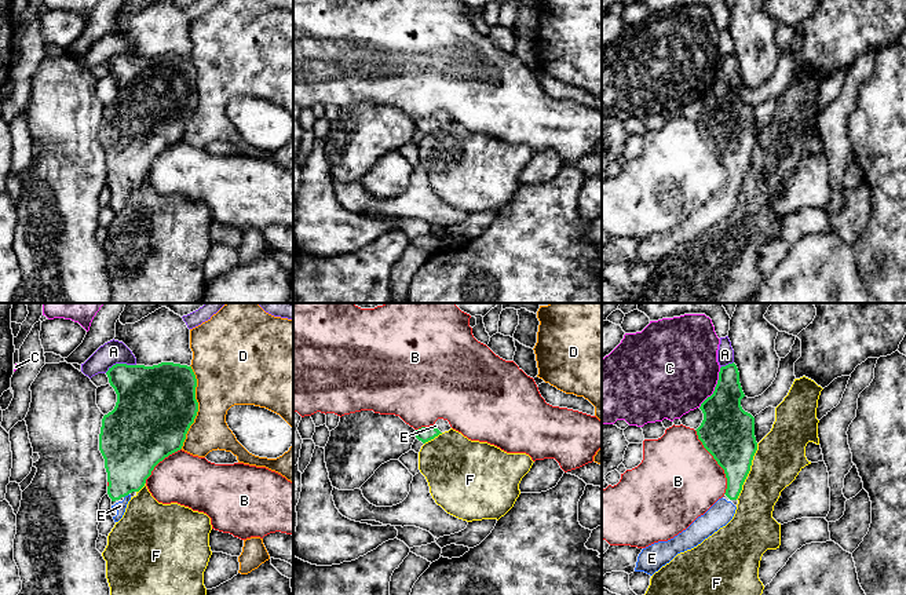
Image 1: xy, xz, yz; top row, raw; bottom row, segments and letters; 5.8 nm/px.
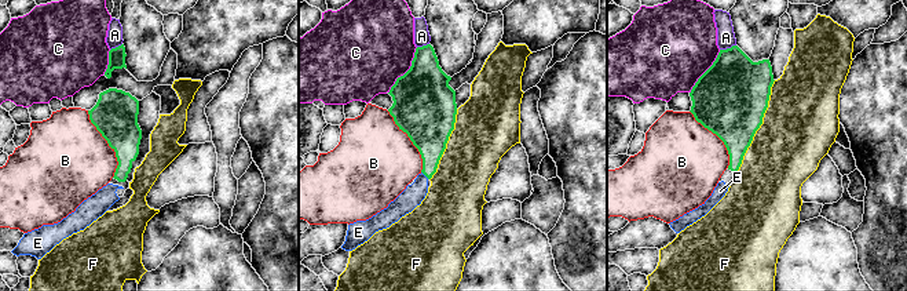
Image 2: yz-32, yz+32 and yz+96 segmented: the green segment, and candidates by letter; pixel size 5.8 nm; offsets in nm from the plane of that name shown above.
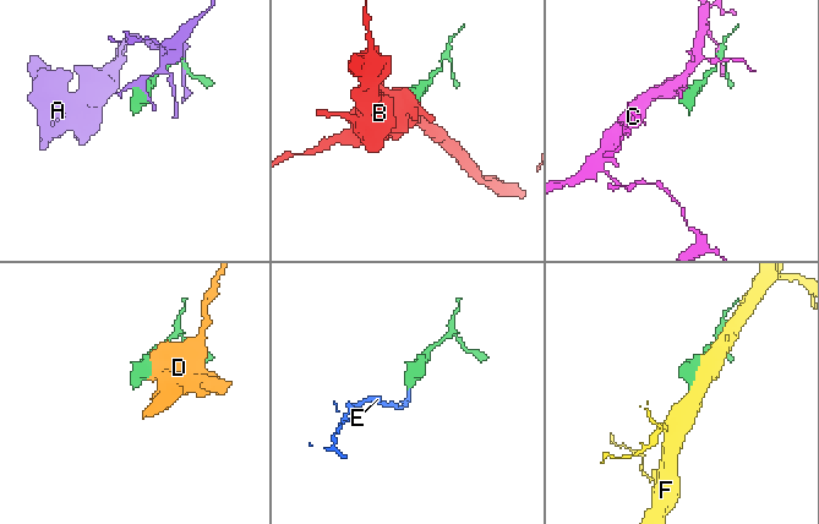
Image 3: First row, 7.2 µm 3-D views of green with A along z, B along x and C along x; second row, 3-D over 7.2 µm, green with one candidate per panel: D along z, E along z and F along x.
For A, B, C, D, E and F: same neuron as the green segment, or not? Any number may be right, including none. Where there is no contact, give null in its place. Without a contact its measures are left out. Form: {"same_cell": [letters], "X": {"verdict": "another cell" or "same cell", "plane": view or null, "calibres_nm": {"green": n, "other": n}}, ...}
{"same_cell": ["E"], "A": {"verdict": "another cell", "plane": "xy", "calibres_nm": {"green": 360, "other": 140}}, "B": {"verdict": "another cell", "plane": "yz", "calibres_nm": {"green": 320, "other": 480}}, "C": {"verdict": "another cell", "plane": "yz", "calibres_nm": {"green": 300, "other": 480}}, "D": {"verdict": "another cell", "plane": "xy", "calibres_nm": {"green": 460, "other": 360}}, "E": {"verdict": "same cell", "plane": "xy", "calibres_nm": {"green": 320, "other": 60}}, "F": {"verdict": "another cell", "plane": "yz", "calibres_nm": {"green": 300, "other": 280}}}

